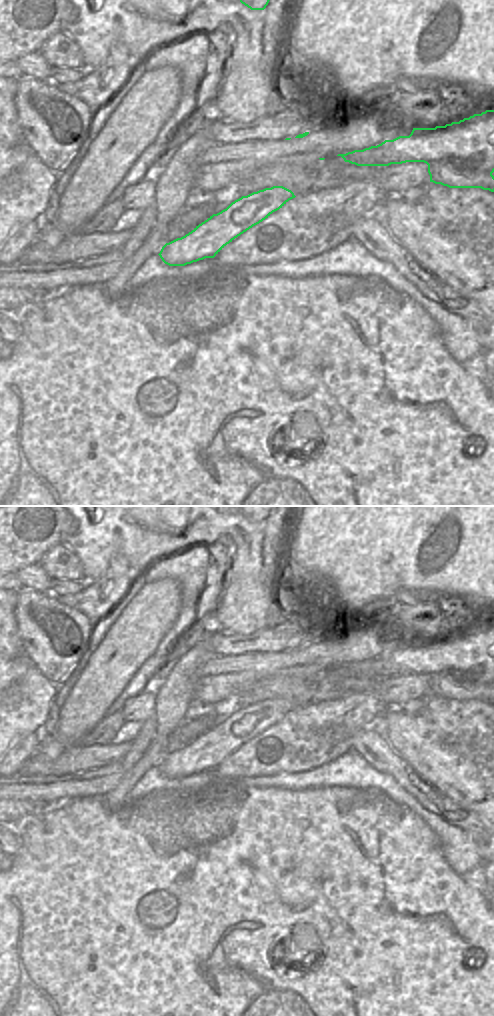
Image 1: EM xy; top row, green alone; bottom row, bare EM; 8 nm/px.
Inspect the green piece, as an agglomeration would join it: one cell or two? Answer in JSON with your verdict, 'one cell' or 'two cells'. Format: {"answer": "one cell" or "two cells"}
{"answer": "two cells"}

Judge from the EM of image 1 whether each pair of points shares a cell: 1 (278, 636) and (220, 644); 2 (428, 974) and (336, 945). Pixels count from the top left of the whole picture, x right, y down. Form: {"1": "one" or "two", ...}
{"1": "one", "2": "one"}

